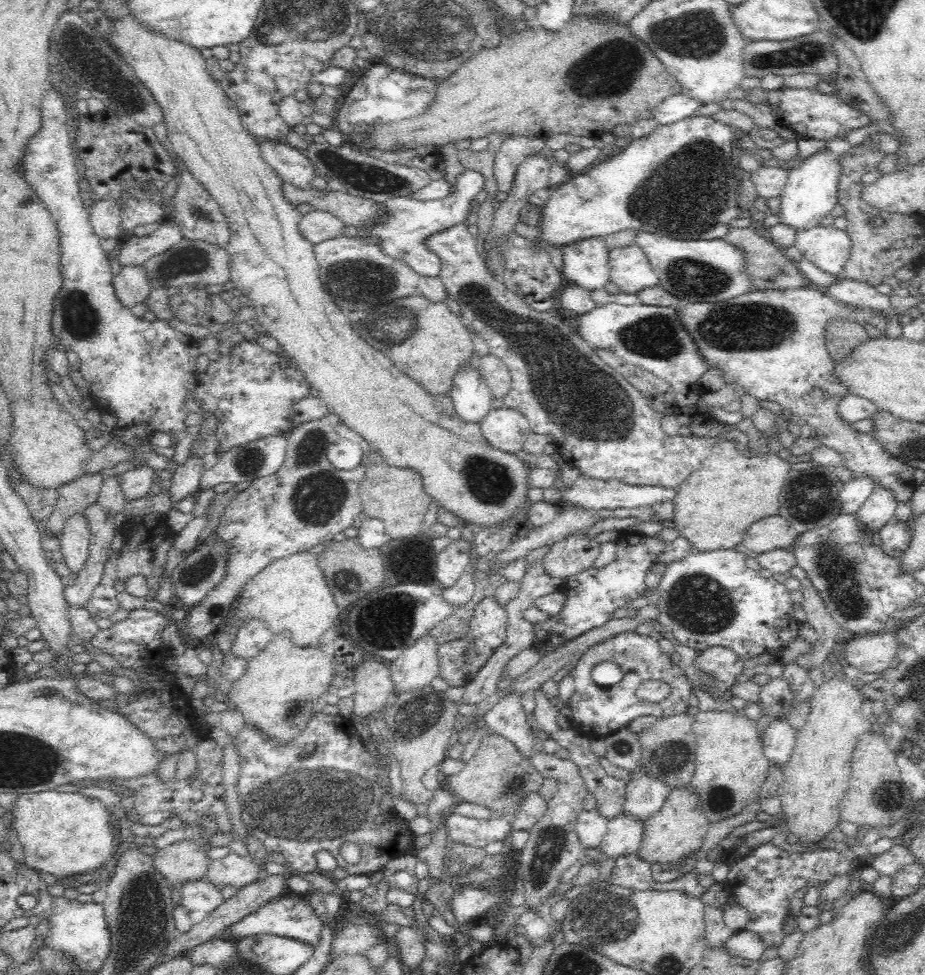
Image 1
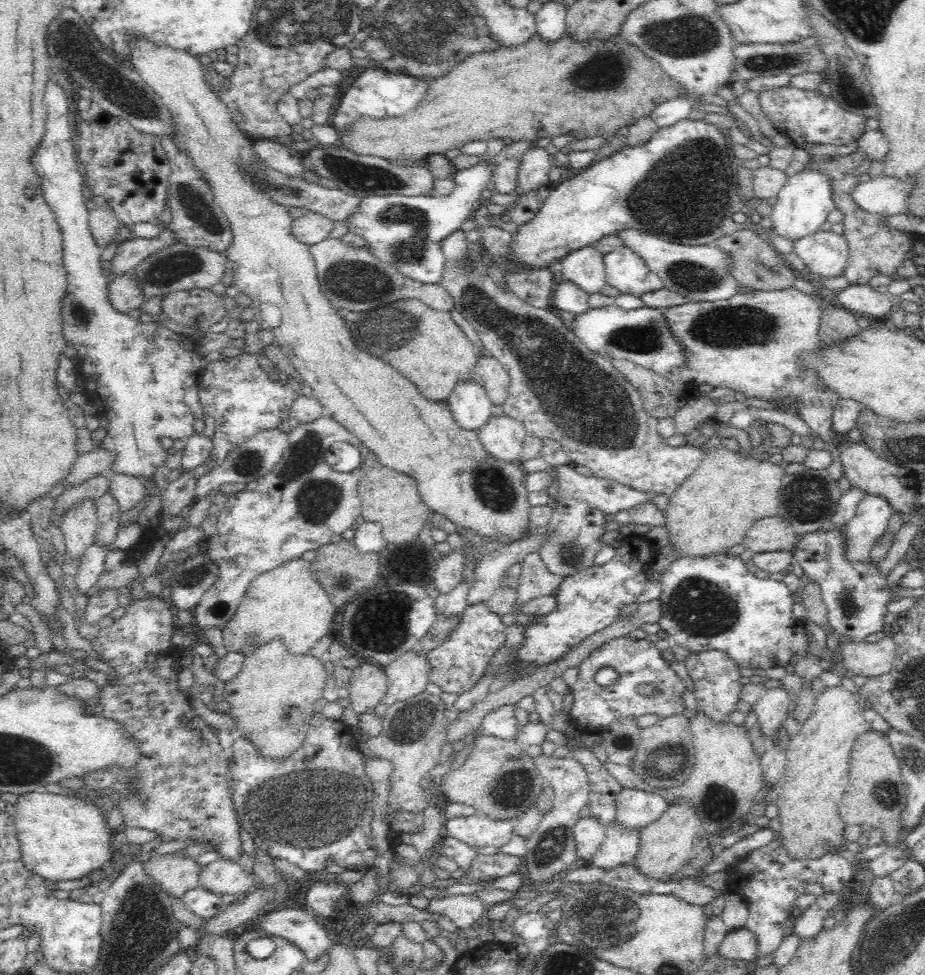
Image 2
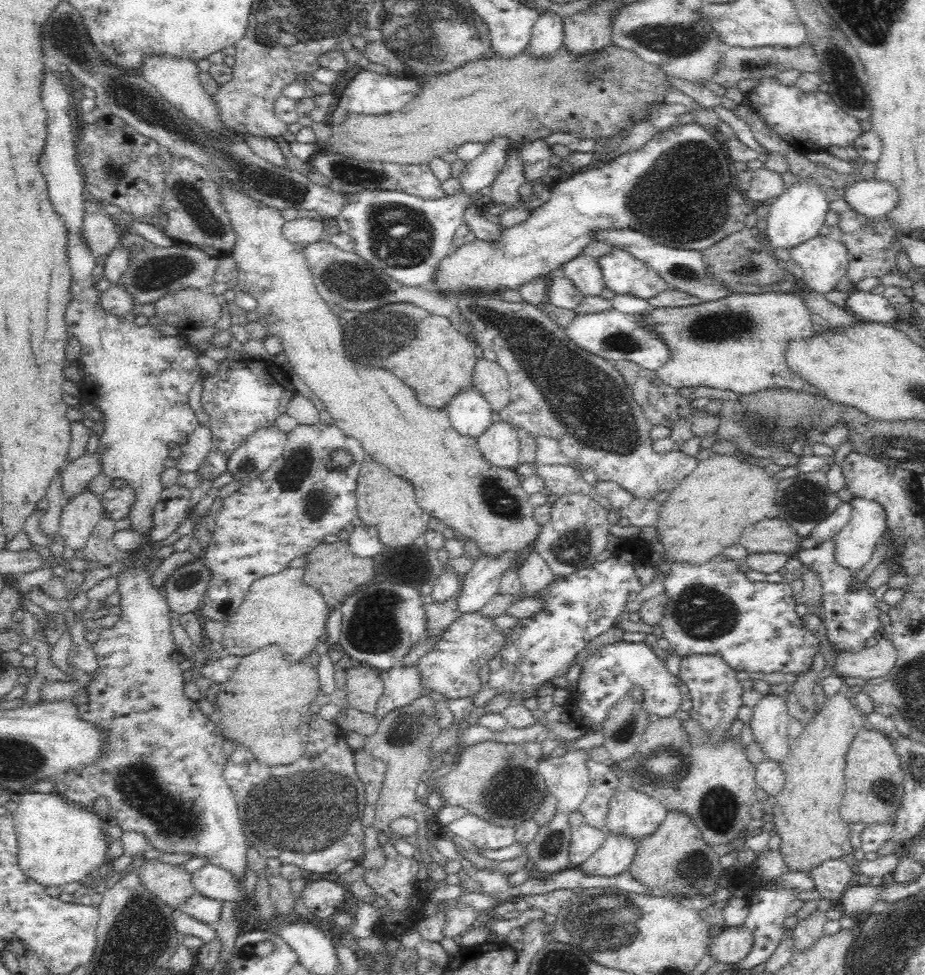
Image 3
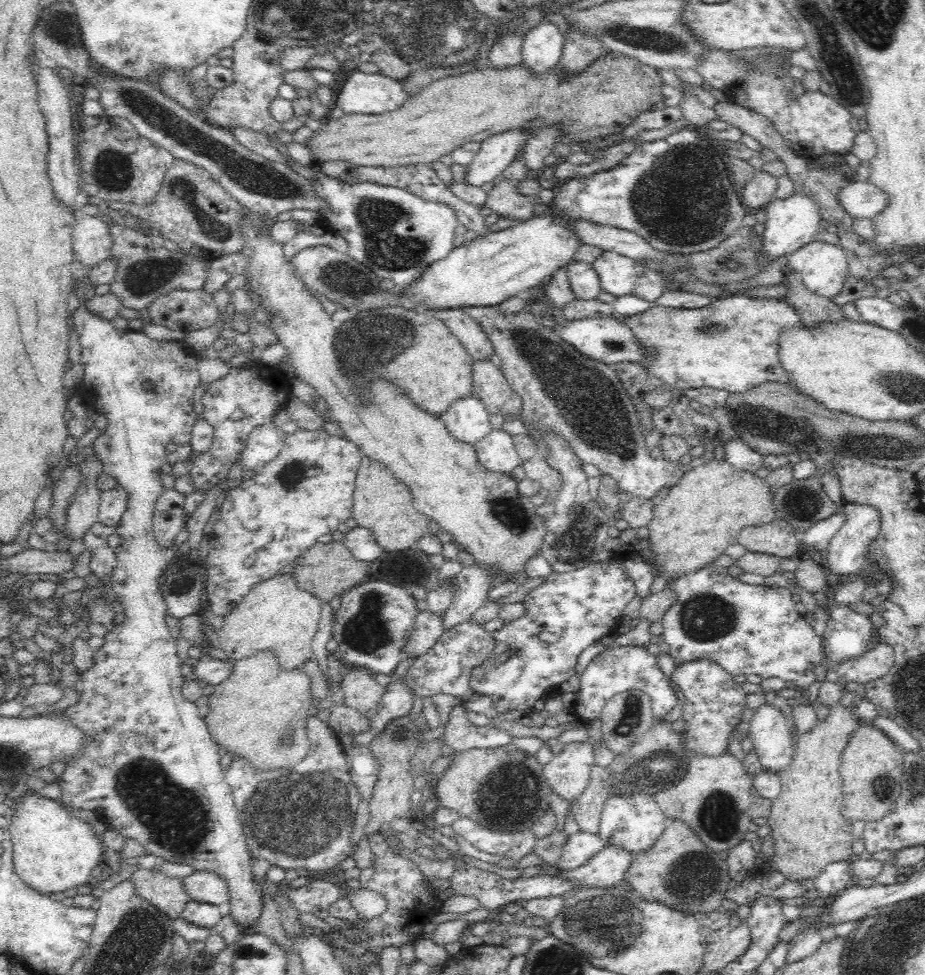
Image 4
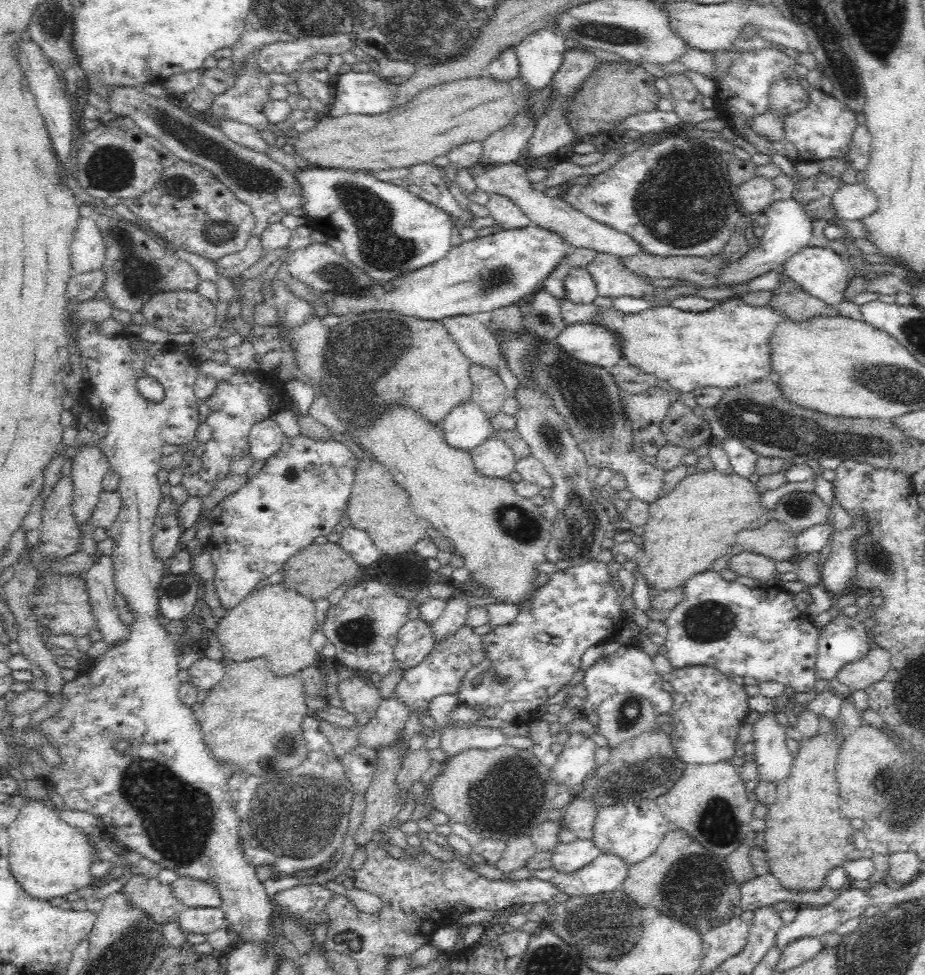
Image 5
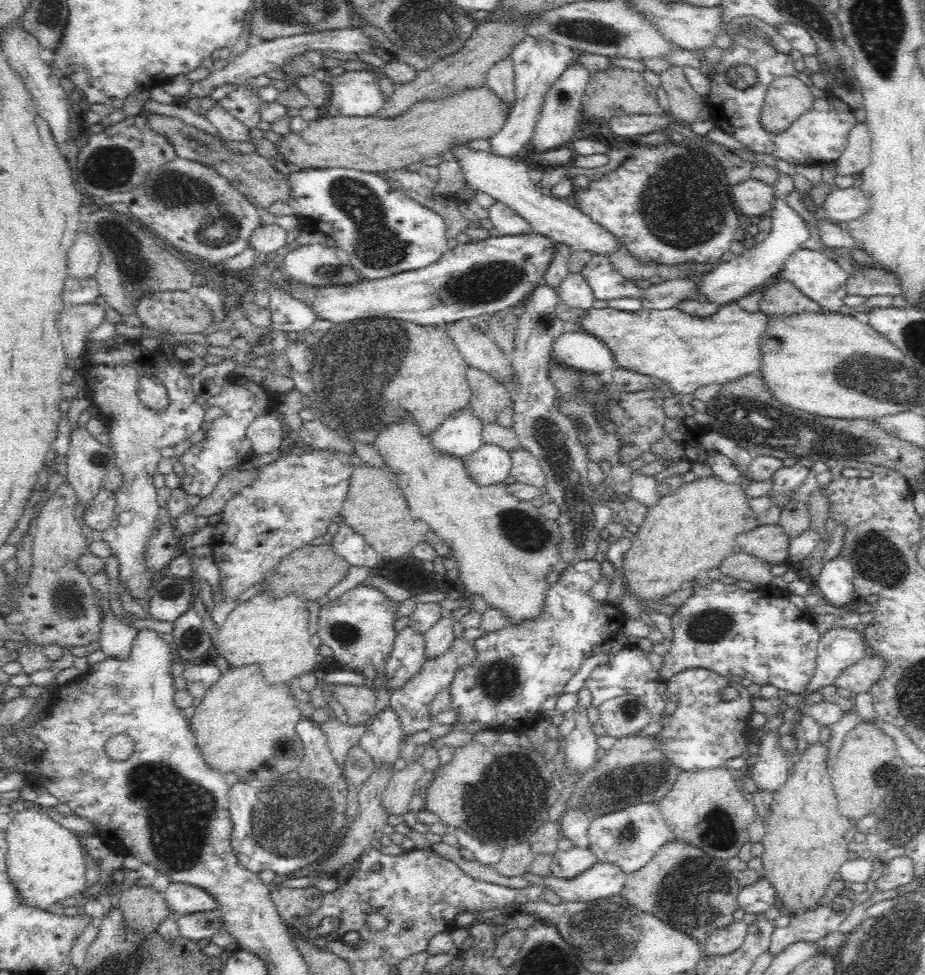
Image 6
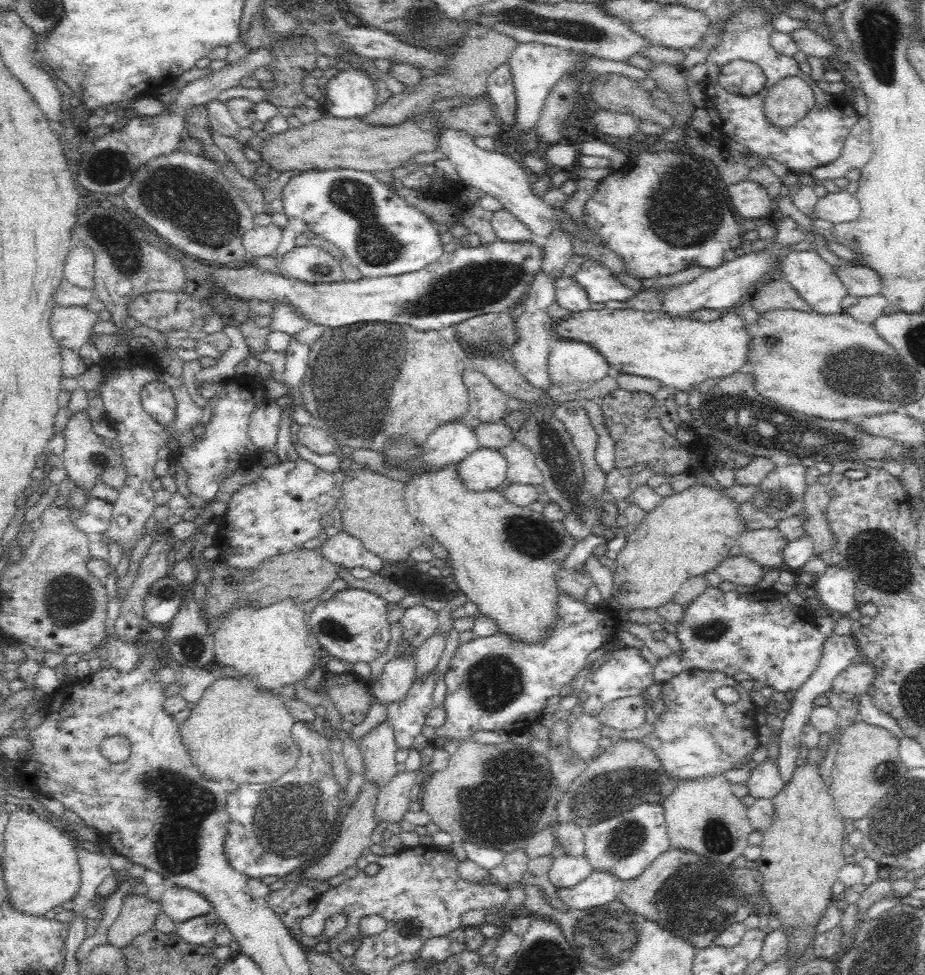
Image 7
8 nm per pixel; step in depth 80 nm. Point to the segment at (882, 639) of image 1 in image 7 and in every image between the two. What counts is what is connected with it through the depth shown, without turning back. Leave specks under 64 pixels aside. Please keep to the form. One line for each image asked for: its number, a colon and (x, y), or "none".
2: (871, 659)
3: (876, 661)
4: (871, 665)
5: (863, 673)
6: (857, 678)
7: (856, 679)

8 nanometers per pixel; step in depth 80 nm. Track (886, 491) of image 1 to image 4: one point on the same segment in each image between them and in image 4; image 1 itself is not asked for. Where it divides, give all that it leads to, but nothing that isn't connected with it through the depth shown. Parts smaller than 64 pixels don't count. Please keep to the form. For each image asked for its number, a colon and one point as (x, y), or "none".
2: (871, 521)
3: (855, 543)
4: (847, 555)

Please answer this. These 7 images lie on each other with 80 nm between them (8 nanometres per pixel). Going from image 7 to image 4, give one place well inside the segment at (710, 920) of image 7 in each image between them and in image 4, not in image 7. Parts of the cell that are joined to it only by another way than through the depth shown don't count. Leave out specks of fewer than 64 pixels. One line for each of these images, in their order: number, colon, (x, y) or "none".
4: (679, 870)
5: (681, 878)
6: (681, 884)

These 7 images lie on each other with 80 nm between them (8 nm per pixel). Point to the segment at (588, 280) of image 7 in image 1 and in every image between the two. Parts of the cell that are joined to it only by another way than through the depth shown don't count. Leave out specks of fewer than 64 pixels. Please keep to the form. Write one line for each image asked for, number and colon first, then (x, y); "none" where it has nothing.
1: (630, 269)
2: (626, 270)
3: (623, 273)
4: (618, 274)
5: (612, 277)
6: (607, 283)

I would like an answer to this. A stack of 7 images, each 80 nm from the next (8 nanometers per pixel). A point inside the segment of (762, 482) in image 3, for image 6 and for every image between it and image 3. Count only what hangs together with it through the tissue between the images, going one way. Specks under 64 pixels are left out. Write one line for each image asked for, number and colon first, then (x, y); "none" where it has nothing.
4: (700, 519)
5: (690, 528)
6: (690, 531)

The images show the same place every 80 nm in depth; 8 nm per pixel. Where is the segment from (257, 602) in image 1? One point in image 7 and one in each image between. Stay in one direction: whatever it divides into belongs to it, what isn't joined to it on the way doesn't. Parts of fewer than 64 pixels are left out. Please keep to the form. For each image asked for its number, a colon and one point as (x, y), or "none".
2: (287, 602)
3: (280, 609)
4: (276, 615)
5: (275, 622)
6: (272, 632)
7: (272, 642)

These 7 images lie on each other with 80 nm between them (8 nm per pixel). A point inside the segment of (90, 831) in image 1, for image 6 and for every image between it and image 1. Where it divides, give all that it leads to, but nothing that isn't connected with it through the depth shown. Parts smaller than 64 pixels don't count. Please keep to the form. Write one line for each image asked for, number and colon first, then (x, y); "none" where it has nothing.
2: (61, 836)
3: (58, 841)
4: (52, 850)
5: (48, 857)
6: (45, 861)

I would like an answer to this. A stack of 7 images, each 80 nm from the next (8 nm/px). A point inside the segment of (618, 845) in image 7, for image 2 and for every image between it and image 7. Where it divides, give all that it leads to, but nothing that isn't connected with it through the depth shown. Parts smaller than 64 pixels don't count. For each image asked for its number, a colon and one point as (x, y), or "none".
2: (635, 808)
3: (635, 814)
4: (634, 822)
5: (632, 830)
6: (629, 838)

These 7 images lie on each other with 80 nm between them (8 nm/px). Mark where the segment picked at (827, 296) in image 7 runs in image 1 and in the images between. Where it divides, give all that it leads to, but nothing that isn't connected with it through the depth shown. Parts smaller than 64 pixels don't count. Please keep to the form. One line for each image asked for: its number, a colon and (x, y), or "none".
1: (827, 247)
2: (826, 253)
3: (824, 260)
4: (823, 266)
5: (822, 272)
6: (821, 278)

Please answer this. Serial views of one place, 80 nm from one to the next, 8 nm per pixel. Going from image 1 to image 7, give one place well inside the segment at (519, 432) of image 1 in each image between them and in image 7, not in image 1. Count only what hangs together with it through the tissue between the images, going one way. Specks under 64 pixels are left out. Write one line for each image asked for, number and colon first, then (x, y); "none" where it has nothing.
2: (502, 436)
3: (499, 443)
4: (497, 451)
5: (494, 458)
6: (490, 464)
7: (486, 468)

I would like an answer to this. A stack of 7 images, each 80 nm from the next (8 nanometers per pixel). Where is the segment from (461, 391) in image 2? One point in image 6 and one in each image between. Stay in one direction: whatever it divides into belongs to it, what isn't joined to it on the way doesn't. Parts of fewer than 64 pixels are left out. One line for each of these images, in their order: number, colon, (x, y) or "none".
3: (470, 413)
4: (467, 418)
5: (466, 425)
6: (459, 434)

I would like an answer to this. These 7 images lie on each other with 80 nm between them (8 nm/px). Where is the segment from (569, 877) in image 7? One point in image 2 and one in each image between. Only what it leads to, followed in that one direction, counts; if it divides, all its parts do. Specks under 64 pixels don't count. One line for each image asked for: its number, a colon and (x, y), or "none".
2: (588, 832)
3: (585, 839)
4: (581, 846)
5: (567, 857)
6: (565, 863)

